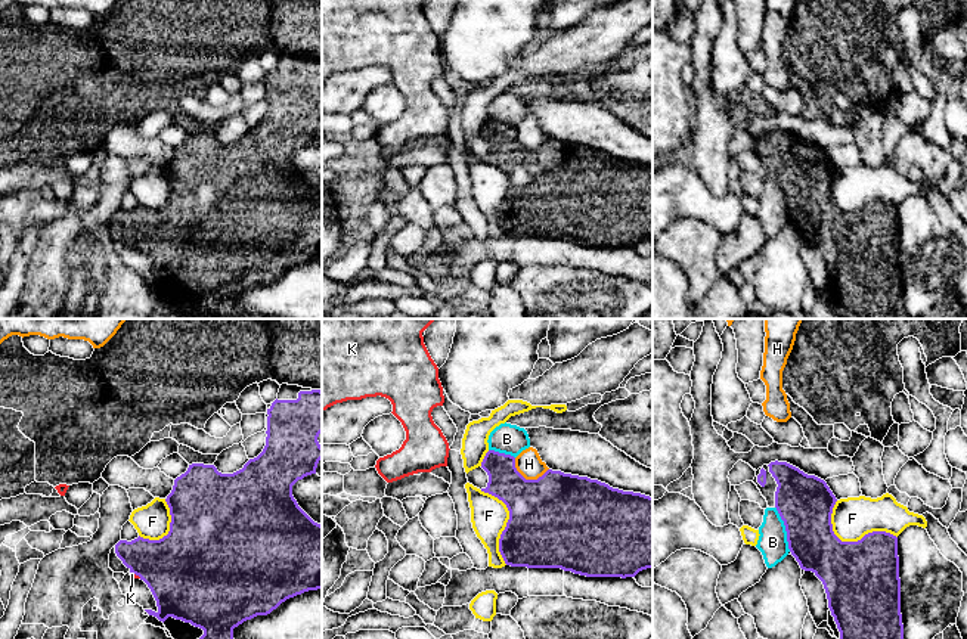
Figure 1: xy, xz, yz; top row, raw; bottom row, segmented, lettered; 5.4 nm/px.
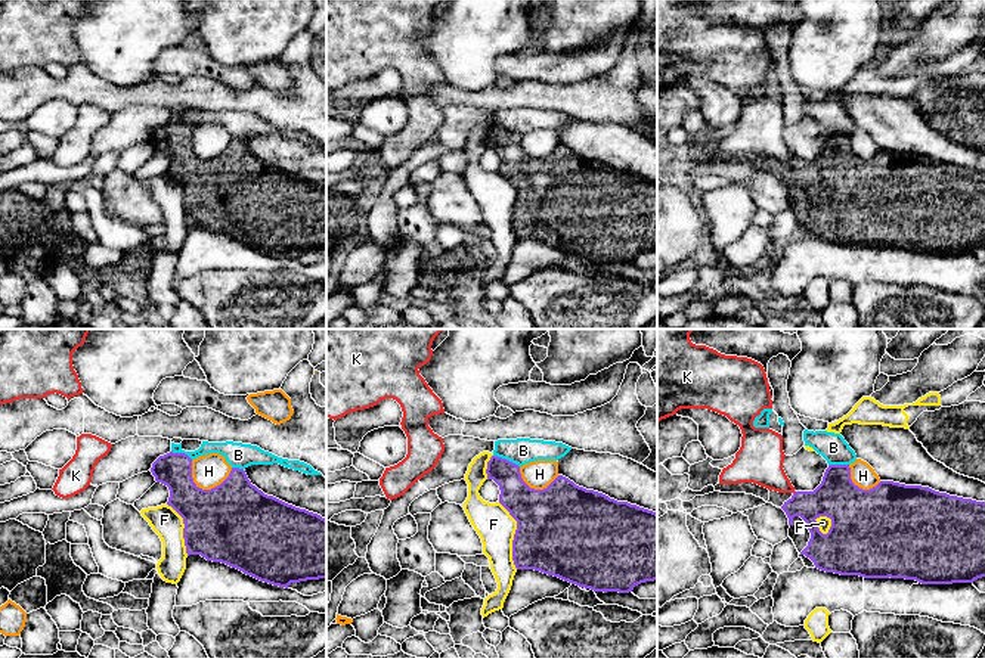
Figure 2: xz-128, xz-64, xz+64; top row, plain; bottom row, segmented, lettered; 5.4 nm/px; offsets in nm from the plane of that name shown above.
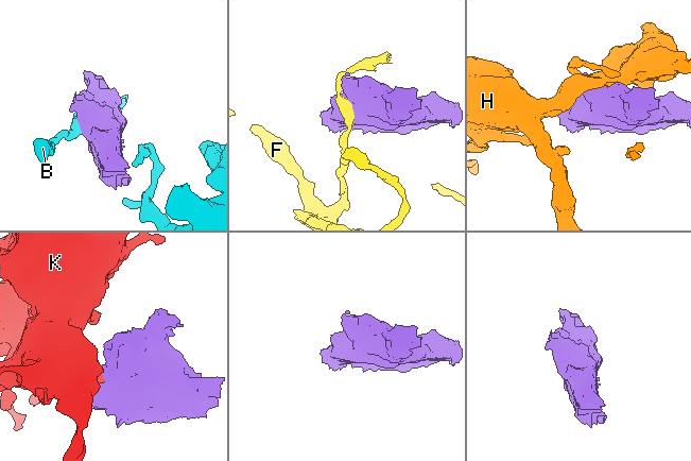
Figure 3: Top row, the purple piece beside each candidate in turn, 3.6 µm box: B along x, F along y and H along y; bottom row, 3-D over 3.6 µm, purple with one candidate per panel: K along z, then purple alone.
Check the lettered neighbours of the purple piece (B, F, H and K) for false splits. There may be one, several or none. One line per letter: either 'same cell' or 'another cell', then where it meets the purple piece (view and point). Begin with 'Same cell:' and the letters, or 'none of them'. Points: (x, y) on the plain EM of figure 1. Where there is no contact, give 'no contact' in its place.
Same cell: none of them
B: another cell; contact yz (786, 198)
F: another cell; contact yz (851, 211)
H: another cell; contact xz (527, 149)
K: another cell; contact xy (136, 244)

